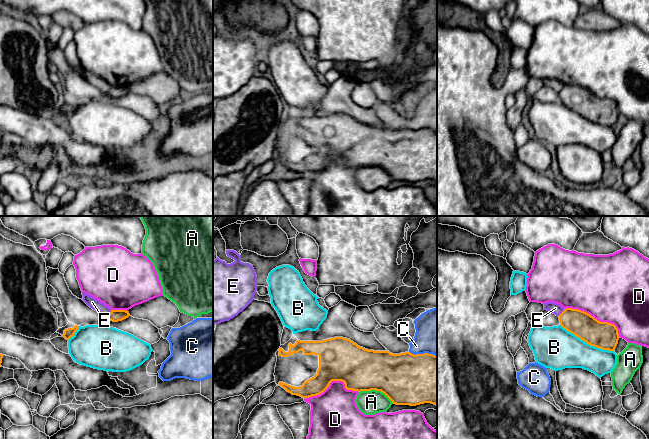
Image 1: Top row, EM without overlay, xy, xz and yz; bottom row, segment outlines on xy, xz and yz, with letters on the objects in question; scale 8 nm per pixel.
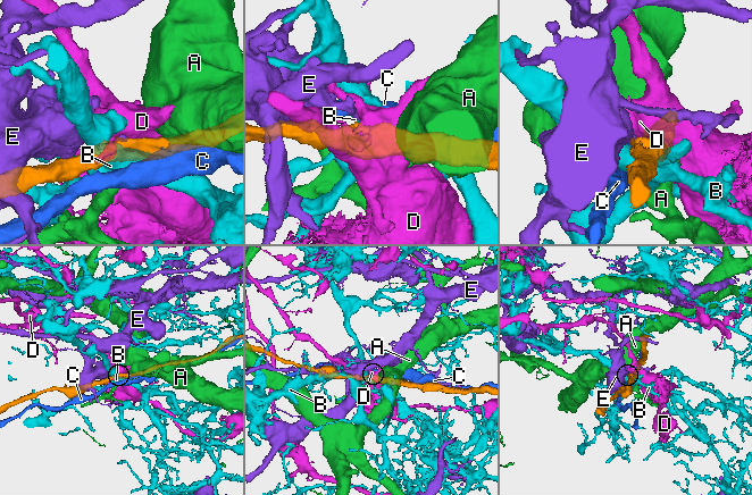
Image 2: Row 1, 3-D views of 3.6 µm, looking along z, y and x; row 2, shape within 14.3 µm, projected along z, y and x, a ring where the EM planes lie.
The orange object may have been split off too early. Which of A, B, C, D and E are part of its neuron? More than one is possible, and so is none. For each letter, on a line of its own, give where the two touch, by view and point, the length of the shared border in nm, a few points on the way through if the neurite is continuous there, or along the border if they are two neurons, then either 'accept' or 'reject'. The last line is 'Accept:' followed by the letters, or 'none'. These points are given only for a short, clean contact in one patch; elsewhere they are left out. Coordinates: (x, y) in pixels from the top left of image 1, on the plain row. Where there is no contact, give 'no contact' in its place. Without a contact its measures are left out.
A: meets orange in xz at (376, 166); contact 300 nm long; reject
B: meets orange in yz at (587, 119); contact 480 nm long; reject
C: meets orange in xz at (423, 130); contact 220 nm long; reject
D: meets orange in yz at (594, 94); contact 500 nm long; reject
E: meets orange in xy at (109, 89); contact 80 nm long; border along xy (111, 85), (106, 92); reject
Accept: none

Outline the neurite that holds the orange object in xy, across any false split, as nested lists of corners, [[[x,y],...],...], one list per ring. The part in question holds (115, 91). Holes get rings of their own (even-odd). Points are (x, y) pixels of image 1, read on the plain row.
[[[111,86],[108,92],[109,96],[113,98],[122,97],[130,92],[129,88],[126,86]]]

